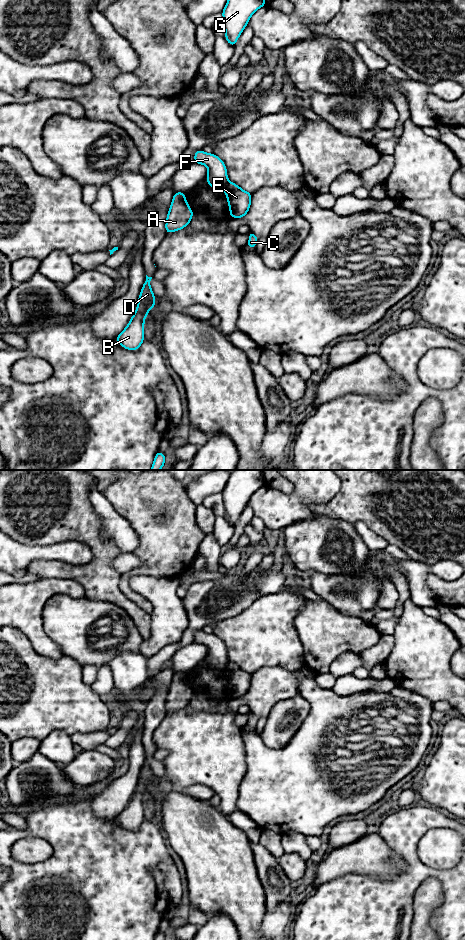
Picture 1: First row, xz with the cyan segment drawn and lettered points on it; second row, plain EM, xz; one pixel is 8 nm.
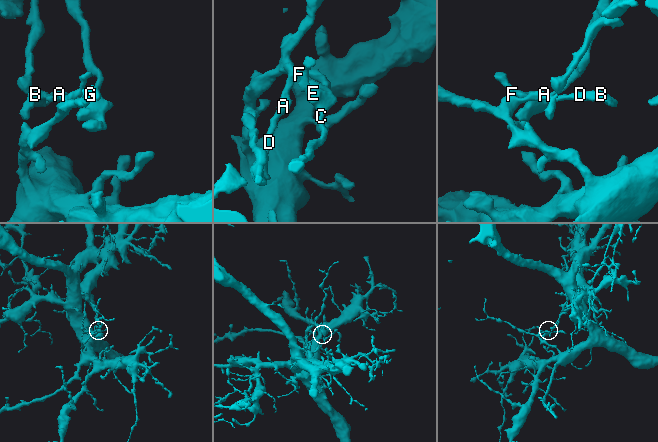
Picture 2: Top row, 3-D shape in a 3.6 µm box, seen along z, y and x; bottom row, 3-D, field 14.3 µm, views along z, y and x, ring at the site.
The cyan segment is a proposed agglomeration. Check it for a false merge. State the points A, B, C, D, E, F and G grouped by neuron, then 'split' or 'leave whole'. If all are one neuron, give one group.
A B D F G / C E; split

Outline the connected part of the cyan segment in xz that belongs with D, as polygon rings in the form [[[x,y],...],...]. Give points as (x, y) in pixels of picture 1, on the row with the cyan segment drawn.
[[[146,275],[136,311],[126,328],[116,337],[116,342],[125,349],[136,351],[144,341],[144,321],[149,310],[156,306],[155,295],[150,287],[151,279]]]

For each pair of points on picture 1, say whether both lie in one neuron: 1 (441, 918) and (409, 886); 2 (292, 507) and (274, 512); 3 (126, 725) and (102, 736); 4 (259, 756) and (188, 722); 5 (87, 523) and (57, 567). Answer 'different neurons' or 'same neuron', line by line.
1: same neuron
2: same neuron
3: different neurons
4: different neurons
5: same neuron

